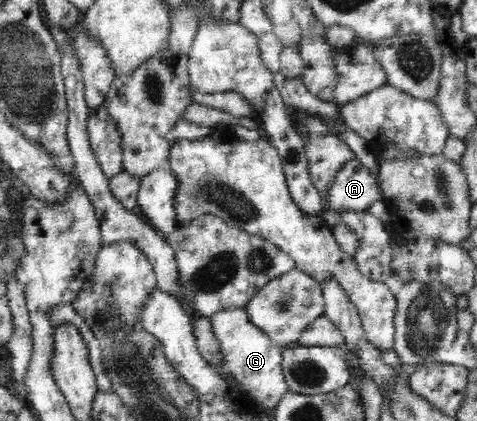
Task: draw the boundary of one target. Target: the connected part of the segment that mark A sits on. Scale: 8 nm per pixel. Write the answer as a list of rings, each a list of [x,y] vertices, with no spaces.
[[[354,158],[336,173],[328,194],[325,194],[323,208],[337,213],[366,211],[373,202],[384,202],[380,188],[378,174],[362,167],[362,163]]]

